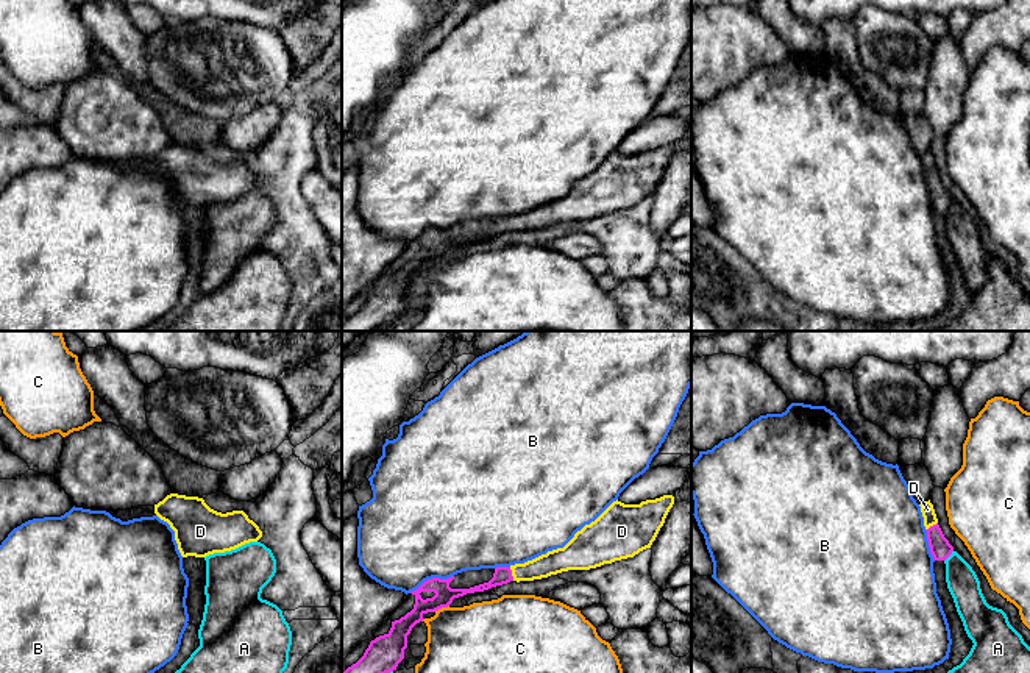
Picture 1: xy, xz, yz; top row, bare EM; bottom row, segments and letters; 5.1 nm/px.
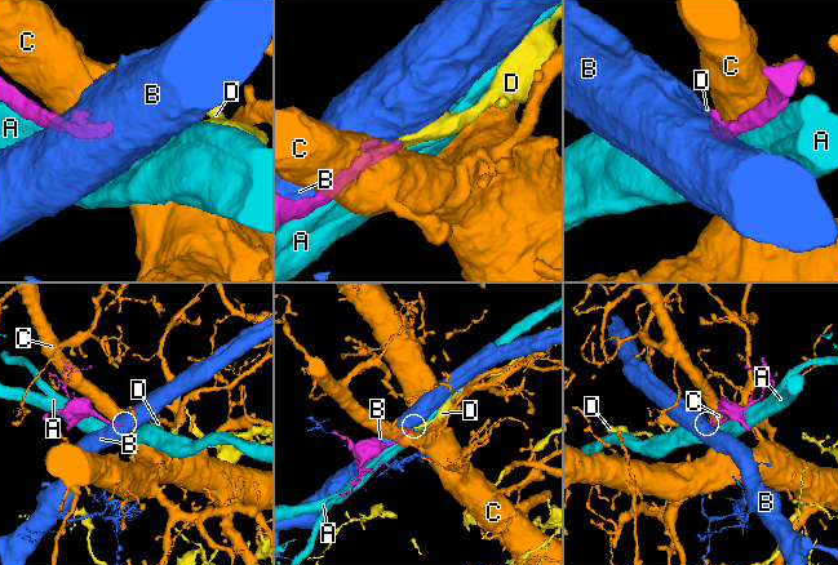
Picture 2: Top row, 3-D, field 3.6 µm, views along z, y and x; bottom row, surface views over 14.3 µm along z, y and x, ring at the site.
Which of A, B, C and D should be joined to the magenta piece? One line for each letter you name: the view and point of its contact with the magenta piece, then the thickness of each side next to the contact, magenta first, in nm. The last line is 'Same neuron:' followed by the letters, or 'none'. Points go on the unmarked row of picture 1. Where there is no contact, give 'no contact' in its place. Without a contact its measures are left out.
D: meets magenta in xz at (511, 224); 90 nm thick on the magenta side, 120 nm on the other
Same neuron: D

